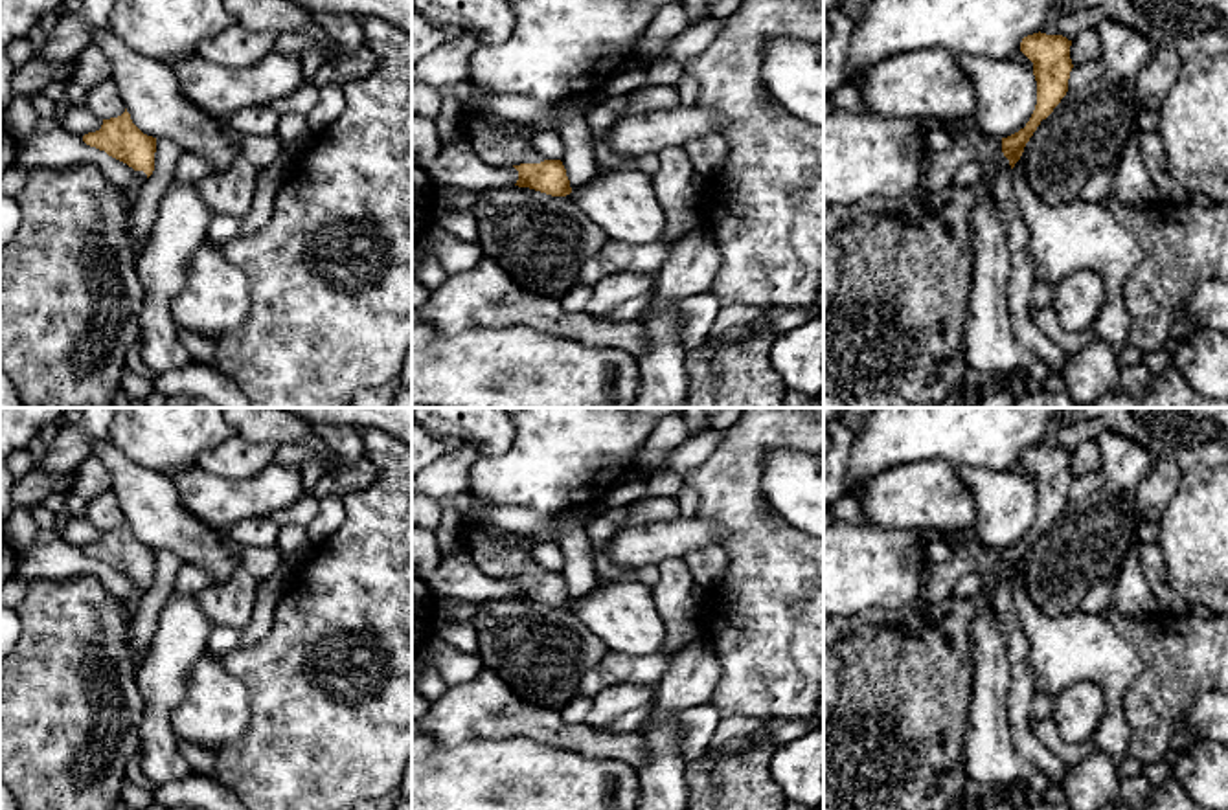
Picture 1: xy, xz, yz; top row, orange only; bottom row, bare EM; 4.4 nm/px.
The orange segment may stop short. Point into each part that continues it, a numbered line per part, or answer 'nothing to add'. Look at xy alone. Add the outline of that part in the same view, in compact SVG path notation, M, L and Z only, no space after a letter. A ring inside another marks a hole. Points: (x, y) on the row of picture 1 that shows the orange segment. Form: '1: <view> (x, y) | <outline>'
1: xy (133, 191) | M136 171L136 184L129 186L129 187L123 187L123 193L129 200L129 206L127 206L129 220L132 219L132 202L140 197L140 191L142 191L145 182L147 182L147 174L143 171Z

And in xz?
1: xz (491, 138) | M478 88L476 99L461 108L465 140L476 154L493 167L513 167L520 163L540 163L540 156L529 138L509 129L509 121L487 112L487 105L495 92Z

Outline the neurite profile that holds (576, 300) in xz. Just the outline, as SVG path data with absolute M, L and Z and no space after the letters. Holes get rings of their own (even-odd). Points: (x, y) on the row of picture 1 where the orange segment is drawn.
M579 283L563 298L561 305L566 312L586 312L590 298L592 287Z

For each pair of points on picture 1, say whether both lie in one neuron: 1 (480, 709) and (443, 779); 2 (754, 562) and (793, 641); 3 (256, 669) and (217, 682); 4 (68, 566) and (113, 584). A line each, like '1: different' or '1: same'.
1: different
2: same
3: different
4: same

